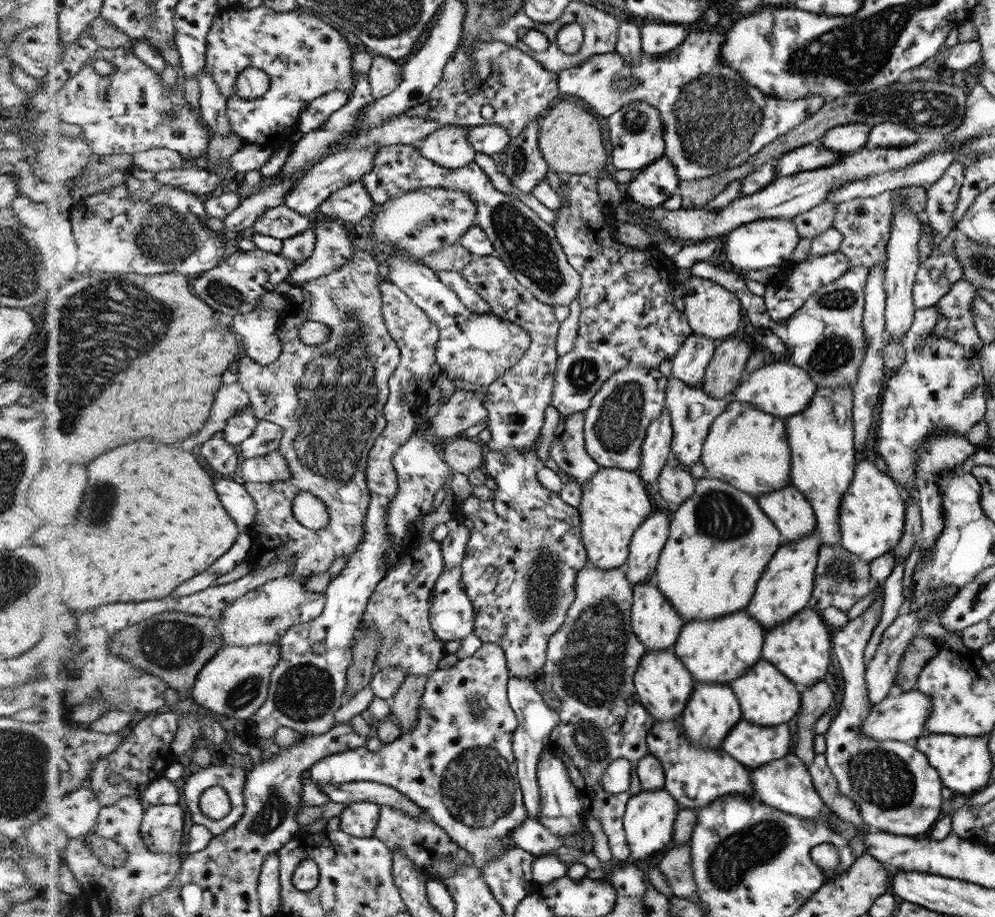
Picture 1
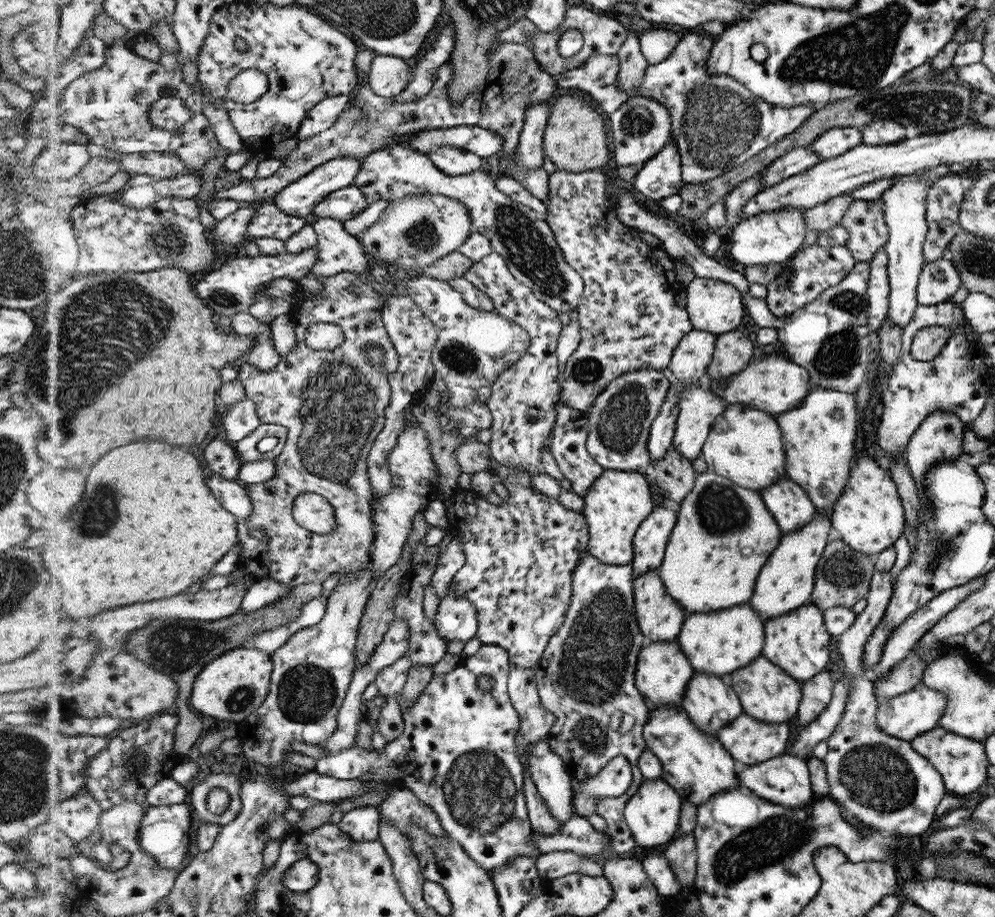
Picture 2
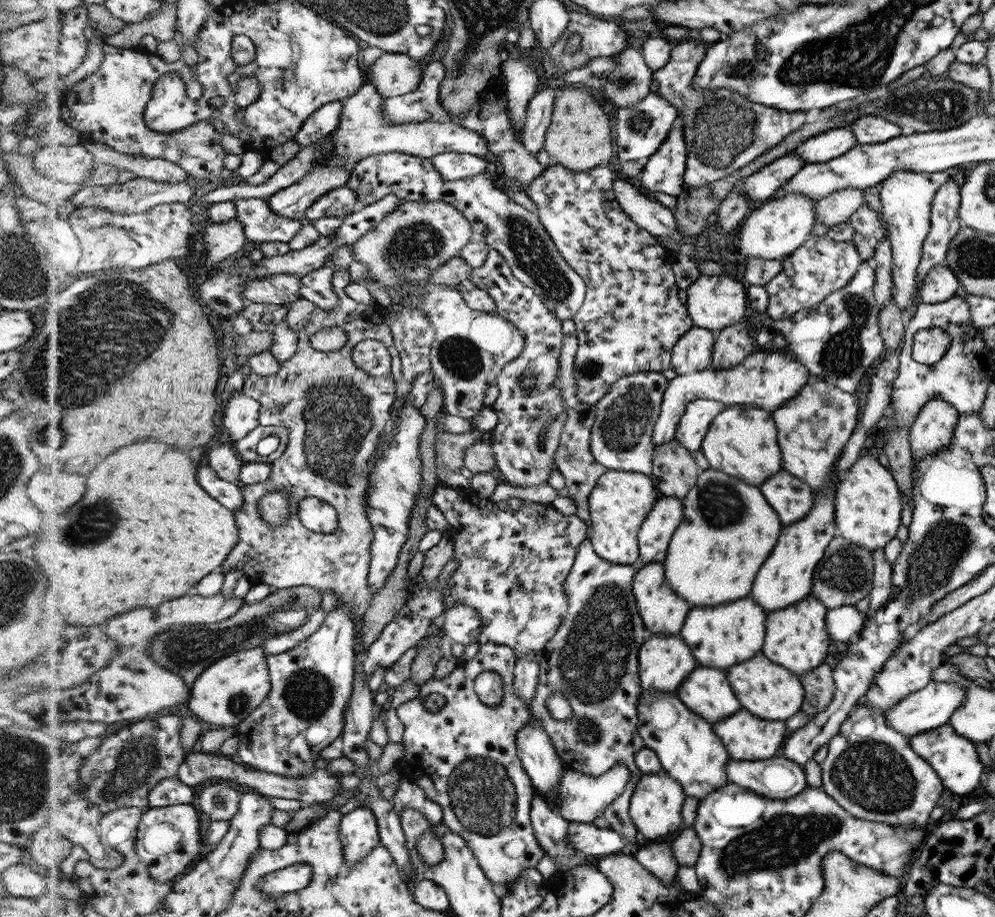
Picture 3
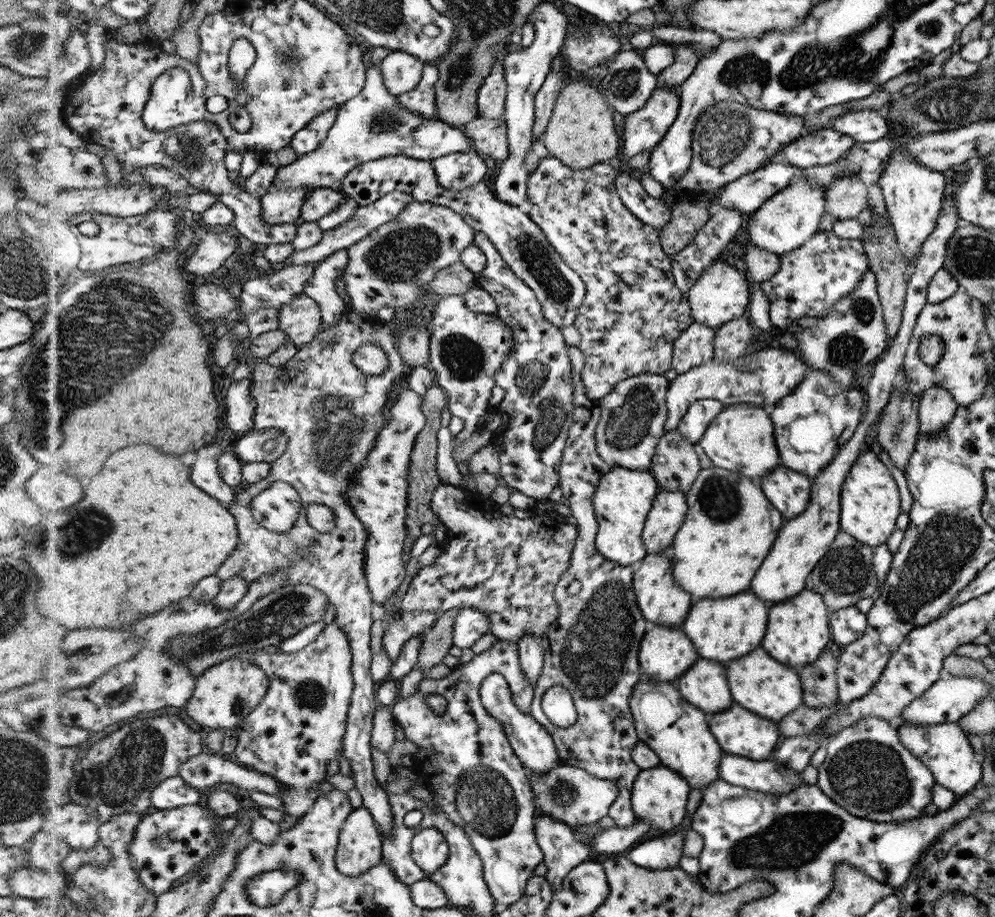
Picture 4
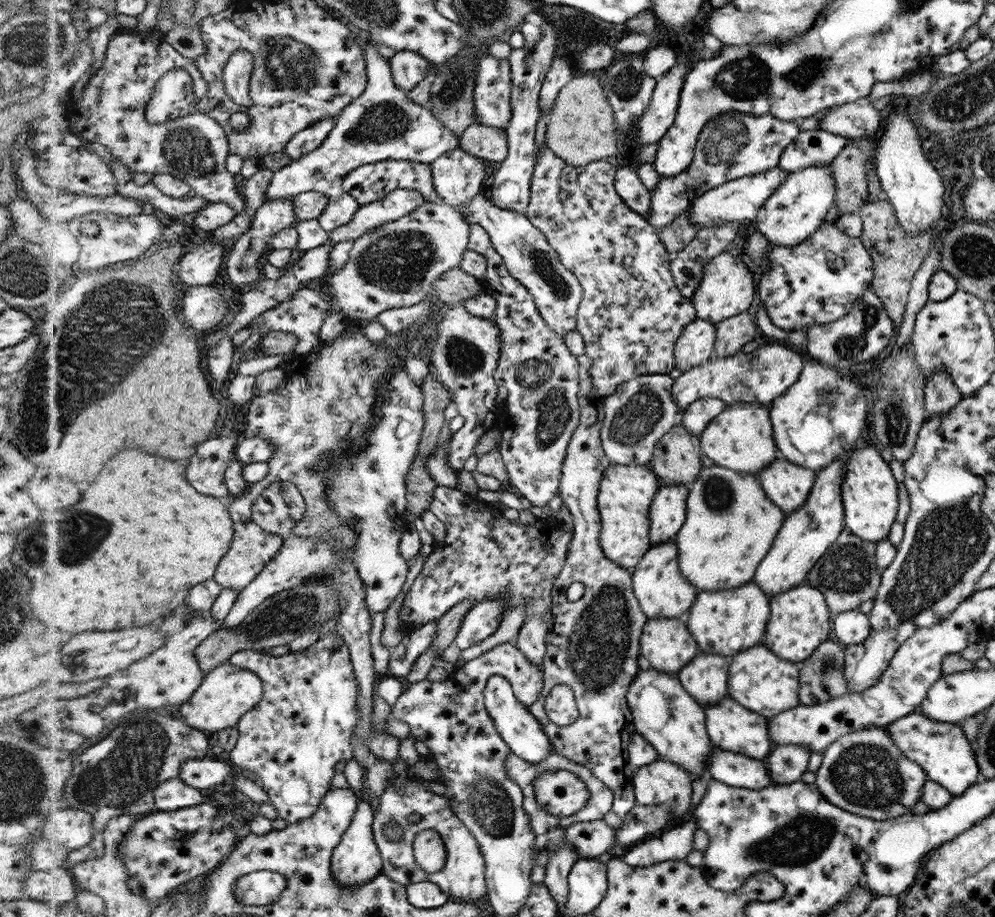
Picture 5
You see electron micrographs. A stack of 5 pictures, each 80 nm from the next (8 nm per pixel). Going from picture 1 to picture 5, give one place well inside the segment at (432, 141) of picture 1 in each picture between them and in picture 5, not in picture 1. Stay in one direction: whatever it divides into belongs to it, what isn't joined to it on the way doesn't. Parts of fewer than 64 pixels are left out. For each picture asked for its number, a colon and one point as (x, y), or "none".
2: (453, 161)
3: (451, 165)
4: (457, 171)
5: (457, 175)

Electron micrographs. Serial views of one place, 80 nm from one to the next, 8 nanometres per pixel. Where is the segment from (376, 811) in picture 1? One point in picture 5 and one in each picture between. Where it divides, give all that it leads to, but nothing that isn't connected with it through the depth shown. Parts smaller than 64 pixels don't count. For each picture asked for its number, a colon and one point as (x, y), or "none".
2: (361, 824)
3: (359, 831)
4: (360, 842)
5: (356, 860)

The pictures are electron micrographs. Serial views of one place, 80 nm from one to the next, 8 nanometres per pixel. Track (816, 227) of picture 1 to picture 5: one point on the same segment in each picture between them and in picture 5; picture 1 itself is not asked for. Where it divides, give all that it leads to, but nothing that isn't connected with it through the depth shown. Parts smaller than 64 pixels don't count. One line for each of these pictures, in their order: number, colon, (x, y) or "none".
2: (828, 214)
3: (835, 208)
4: (846, 198)
5: (848, 169)

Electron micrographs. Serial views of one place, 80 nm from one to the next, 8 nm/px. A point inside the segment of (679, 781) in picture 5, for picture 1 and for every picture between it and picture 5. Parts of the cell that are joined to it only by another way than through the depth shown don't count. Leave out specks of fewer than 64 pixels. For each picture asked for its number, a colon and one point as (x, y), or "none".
1: (649, 820)
2: (653, 812)
3: (656, 808)
4: (660, 795)

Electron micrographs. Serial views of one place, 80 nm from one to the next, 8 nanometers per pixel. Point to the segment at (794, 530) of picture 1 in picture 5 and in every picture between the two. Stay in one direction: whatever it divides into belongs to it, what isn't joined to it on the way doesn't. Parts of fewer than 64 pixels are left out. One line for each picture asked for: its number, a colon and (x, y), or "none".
2: (790, 504)
3: (792, 498)
4: (789, 491)
5: (789, 486)

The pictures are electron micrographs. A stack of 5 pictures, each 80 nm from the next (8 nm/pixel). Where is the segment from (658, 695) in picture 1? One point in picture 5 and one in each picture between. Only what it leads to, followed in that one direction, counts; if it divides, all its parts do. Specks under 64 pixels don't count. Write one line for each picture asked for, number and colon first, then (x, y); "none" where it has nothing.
2: (663, 673)
3: (665, 661)
4: (666, 653)
5: (667, 645)

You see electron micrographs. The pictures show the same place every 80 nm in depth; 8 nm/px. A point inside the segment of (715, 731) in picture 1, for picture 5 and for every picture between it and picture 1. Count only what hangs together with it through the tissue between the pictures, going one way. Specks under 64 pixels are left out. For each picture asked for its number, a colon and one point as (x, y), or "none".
2: (711, 702)
3: (709, 693)
4: (706, 685)
5: (707, 678)

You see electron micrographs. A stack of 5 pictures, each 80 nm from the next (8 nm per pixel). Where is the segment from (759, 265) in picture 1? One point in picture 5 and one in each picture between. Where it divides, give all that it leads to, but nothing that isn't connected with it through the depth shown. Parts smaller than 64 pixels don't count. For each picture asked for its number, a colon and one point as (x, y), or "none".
2: (770, 237)
3: (773, 231)
4: (786, 221)
5: (791, 215)

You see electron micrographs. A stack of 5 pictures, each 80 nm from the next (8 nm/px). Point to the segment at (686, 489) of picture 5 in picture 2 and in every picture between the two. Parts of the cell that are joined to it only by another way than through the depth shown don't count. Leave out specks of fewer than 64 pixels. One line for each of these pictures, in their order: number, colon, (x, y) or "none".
2: (651, 540)
3: (661, 524)
4: (668, 514)

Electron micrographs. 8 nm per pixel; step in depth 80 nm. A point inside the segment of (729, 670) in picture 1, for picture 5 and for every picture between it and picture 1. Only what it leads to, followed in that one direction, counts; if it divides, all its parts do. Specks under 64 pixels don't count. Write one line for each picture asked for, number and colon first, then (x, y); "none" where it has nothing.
2: (718, 643)
3: (722, 636)
4: (723, 629)
5: (726, 622)

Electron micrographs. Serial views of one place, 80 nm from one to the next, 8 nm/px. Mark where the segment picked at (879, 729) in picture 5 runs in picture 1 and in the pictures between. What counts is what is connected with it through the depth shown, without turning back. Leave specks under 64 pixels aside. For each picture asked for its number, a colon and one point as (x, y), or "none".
1: (898, 791)
2: (881, 779)
3: (871, 770)
4: (868, 771)

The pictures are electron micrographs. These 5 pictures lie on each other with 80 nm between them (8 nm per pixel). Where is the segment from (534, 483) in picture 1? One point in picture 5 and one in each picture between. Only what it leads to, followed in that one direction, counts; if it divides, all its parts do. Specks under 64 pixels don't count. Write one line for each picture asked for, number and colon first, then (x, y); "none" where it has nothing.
2: (520, 555)
3: (513, 565)
4: (508, 568)
5: (483, 555)

